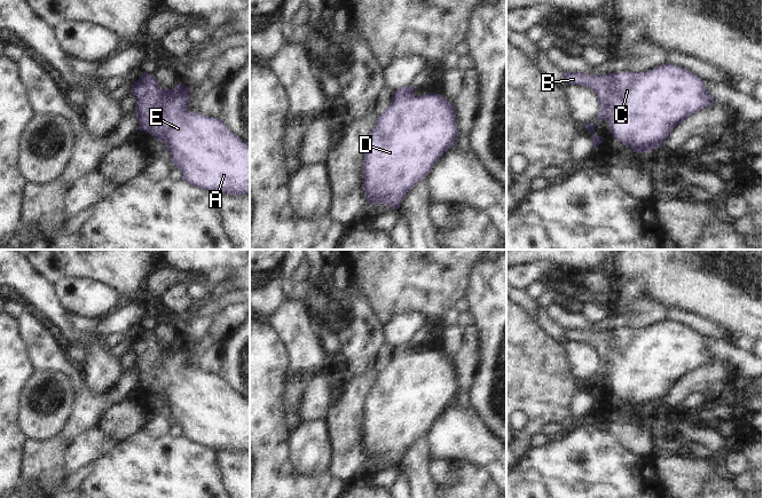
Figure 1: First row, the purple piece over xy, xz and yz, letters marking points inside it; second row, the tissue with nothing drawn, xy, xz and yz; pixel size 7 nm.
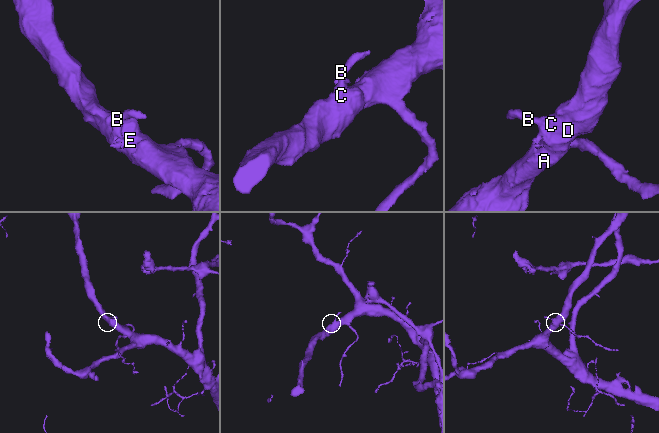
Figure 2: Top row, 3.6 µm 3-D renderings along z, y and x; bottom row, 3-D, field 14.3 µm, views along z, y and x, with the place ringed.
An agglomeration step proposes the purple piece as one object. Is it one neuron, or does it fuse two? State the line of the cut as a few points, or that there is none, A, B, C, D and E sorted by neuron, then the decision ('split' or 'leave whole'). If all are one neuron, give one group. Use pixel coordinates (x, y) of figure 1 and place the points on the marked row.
no cut | A B C D E | leave whole

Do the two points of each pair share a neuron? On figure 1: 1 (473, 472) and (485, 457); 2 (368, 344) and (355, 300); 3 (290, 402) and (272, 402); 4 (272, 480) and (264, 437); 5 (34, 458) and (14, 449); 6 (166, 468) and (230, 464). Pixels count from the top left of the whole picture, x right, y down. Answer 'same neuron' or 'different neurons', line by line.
1: different neurons
2: same neuron
3: different neurons
4: same neuron
5: different neurons
6: different neurons

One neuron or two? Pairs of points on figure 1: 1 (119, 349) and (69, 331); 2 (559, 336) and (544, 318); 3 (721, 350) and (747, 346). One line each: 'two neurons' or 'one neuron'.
1: two neurons
2: one neuron
3: two neurons

